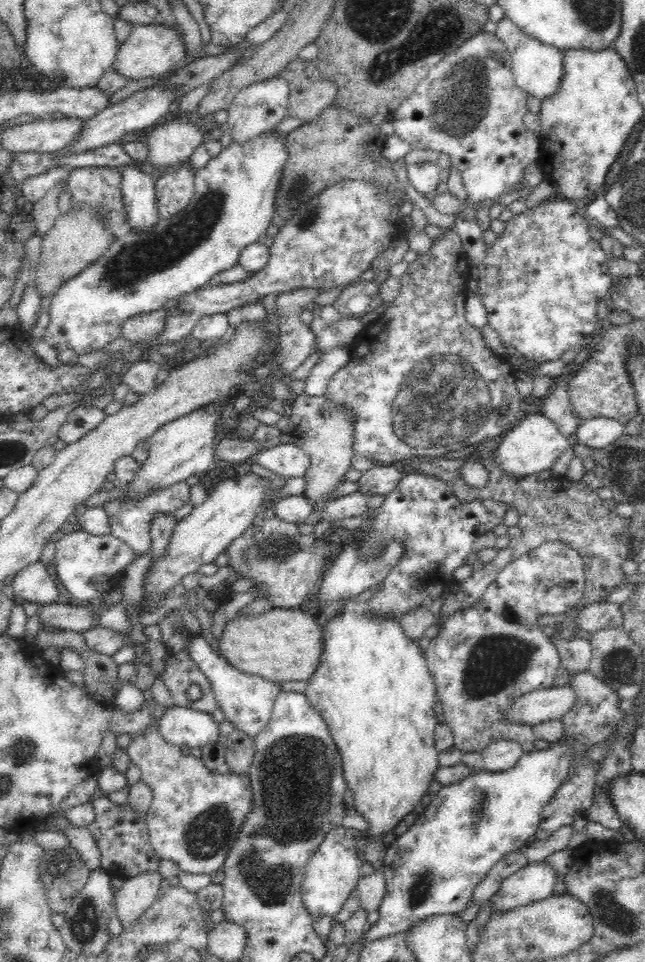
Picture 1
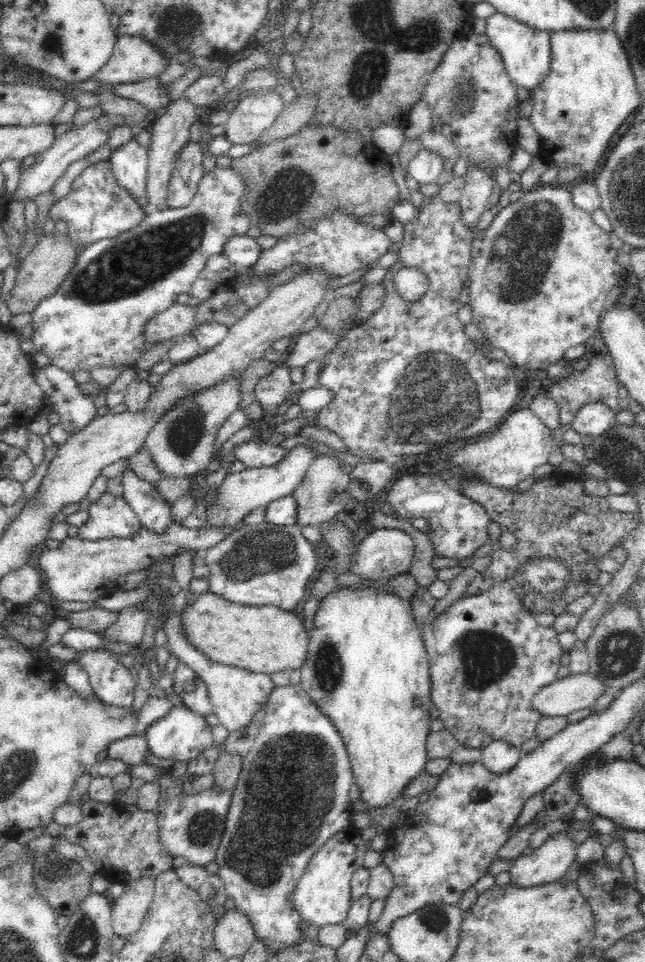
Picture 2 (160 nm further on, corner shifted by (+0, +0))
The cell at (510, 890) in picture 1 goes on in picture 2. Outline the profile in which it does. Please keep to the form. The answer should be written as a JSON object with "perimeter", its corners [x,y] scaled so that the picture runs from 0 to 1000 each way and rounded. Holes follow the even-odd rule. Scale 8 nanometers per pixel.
{"perimeter":[[[887,863],[862,865],[819,890],[806,890],[789,902],[794,920],[836,921],[876,912],[895,892]]]}

